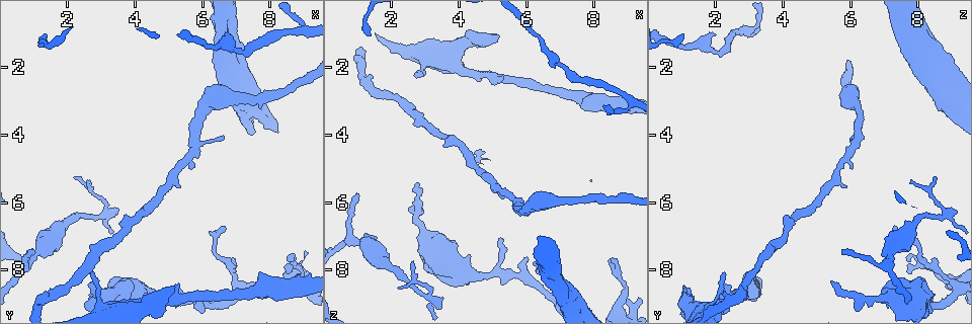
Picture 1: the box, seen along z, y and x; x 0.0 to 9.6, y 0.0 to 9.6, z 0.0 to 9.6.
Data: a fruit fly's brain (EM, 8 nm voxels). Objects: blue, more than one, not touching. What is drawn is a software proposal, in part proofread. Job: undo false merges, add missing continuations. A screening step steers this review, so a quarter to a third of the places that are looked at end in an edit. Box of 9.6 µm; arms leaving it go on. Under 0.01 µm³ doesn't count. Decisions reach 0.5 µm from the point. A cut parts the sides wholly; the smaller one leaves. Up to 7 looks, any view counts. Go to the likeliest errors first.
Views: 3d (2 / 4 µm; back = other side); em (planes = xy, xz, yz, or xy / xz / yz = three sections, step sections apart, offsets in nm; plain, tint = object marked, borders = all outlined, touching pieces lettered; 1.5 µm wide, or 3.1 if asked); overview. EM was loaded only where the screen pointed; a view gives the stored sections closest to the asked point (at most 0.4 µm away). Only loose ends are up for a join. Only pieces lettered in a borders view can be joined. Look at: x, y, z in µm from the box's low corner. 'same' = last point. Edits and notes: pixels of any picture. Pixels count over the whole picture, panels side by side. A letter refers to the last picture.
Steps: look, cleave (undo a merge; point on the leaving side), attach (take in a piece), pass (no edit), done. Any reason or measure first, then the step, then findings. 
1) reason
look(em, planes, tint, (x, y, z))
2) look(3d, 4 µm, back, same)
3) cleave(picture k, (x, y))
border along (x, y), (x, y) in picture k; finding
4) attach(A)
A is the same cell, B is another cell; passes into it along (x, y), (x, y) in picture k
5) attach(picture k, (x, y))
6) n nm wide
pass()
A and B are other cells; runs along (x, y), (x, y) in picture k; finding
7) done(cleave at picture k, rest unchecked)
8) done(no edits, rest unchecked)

free end
look(3d, 2 µm, (2.55, 5.30, 7.85))

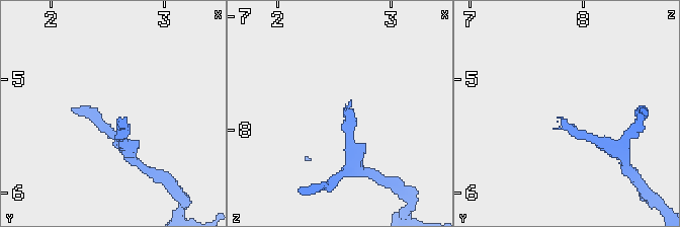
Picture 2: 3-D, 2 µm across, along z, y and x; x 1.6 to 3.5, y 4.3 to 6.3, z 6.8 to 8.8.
look(em, planes, borders, (2.58, 5.34, 7.82))

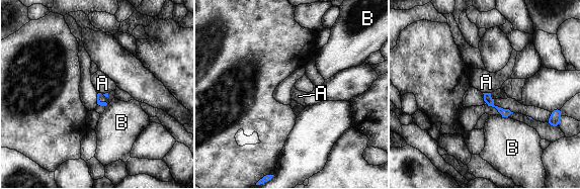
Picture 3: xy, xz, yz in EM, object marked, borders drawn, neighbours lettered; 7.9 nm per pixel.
pass()
A and B are other cells; border along (483, 92), (490, 93) in picture 3; no lettered piece goes on from it

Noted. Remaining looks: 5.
tapers out
look(3d, 4 µm, (2.70, 8.10, 2.30))

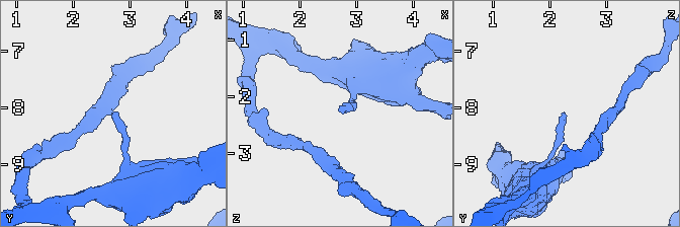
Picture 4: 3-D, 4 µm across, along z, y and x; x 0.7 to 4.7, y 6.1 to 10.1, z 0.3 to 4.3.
look(em, planes, borders, (2.65, 8.10, 2.25))

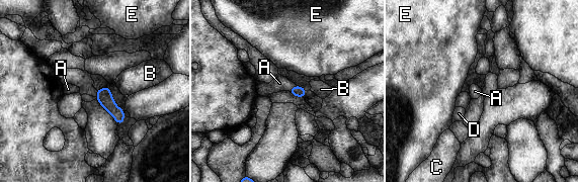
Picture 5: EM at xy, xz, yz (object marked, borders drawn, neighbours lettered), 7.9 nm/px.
90 nm wide
attach(A)
A is the same cell, B, C, D and E are other cells; passes into it along (298, 91), (293, 87), (279, 83) in picture 5; it goes on there

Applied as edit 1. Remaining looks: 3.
done(attach at picture 5, rest unchecked)

